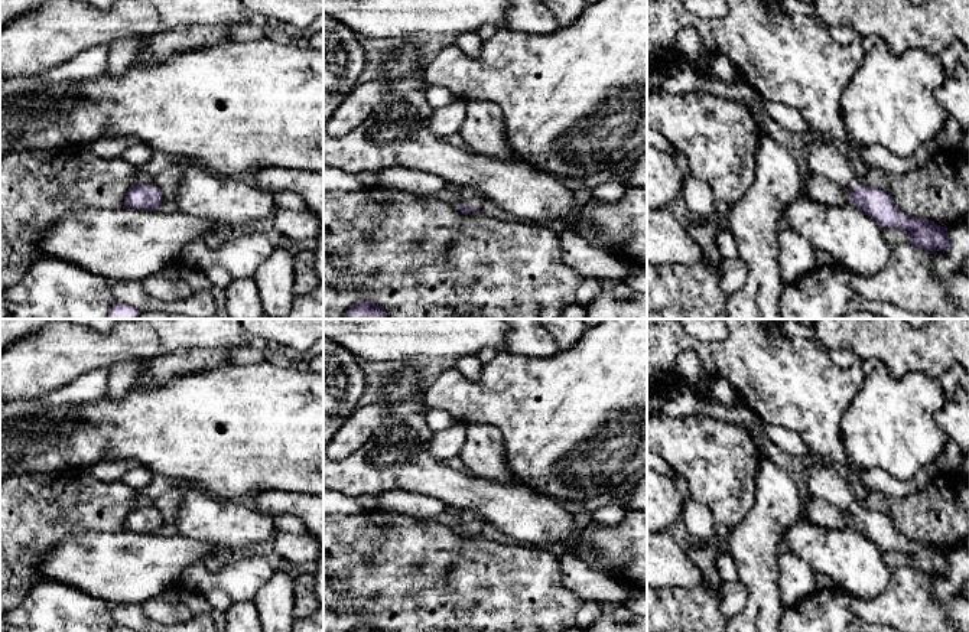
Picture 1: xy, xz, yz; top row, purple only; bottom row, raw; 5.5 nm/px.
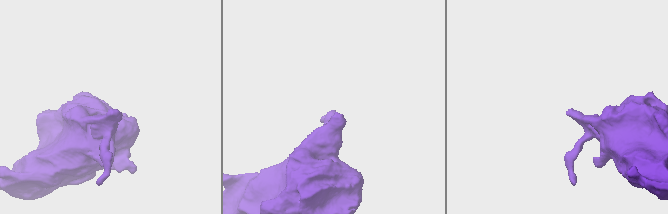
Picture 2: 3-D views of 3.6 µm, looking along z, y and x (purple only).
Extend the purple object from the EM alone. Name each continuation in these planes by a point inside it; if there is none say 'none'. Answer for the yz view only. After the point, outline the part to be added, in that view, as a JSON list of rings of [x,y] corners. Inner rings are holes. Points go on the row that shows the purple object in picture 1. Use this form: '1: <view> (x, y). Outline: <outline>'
1: yz (823, 158). Outline: [[[817,139],[804,150],[807,167],[813,175],[822,175],[845,188],[848,192],[859,185],[840,149],[830,141]]]

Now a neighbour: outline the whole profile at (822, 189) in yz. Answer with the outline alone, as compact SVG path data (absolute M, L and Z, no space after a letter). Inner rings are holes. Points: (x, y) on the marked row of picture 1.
M812 175L806 179L806 183L807 193L816 202L832 206L845 206L849 203L848 190L822 175Z

